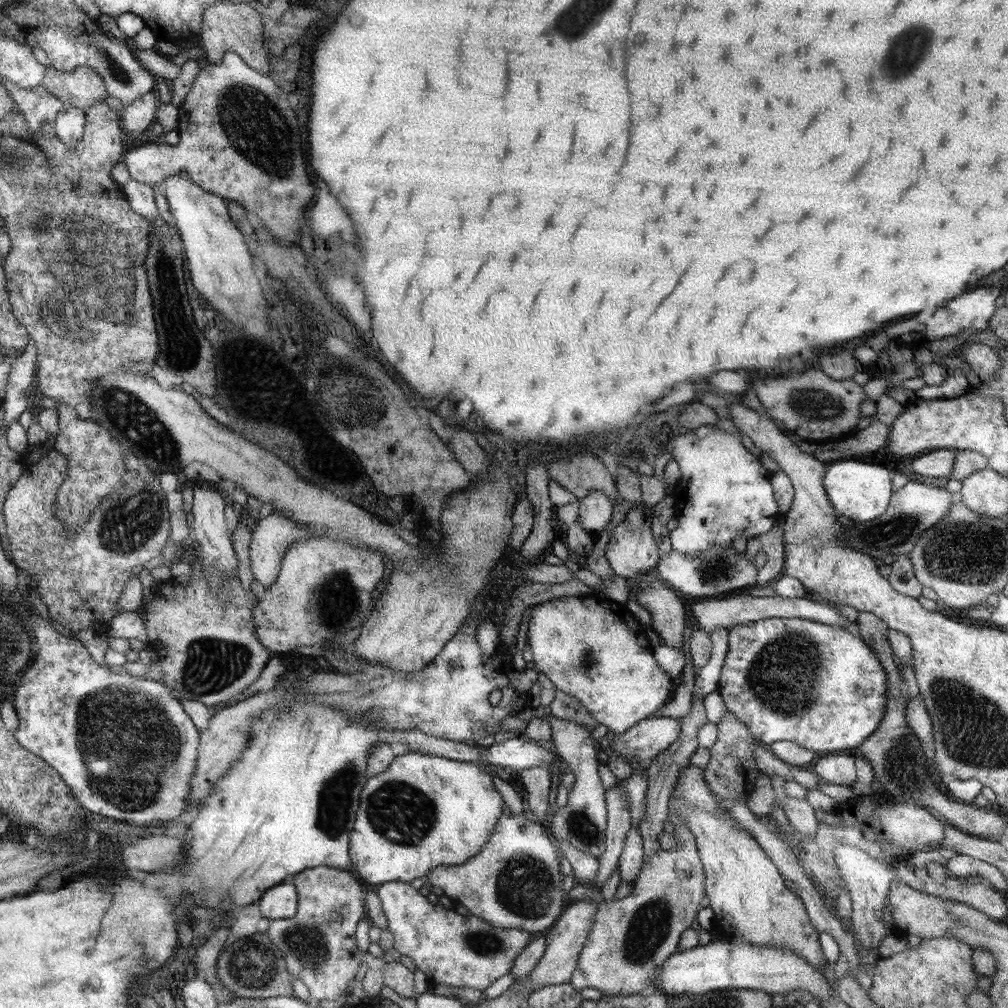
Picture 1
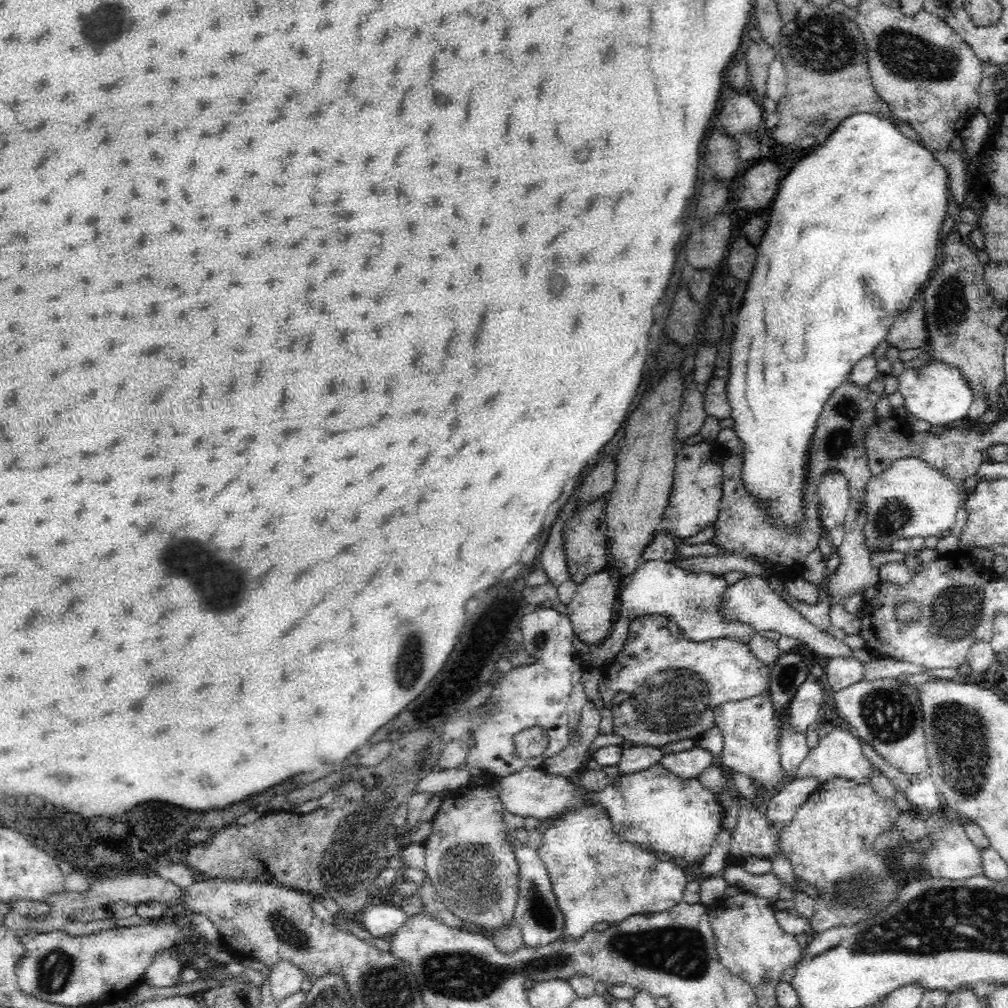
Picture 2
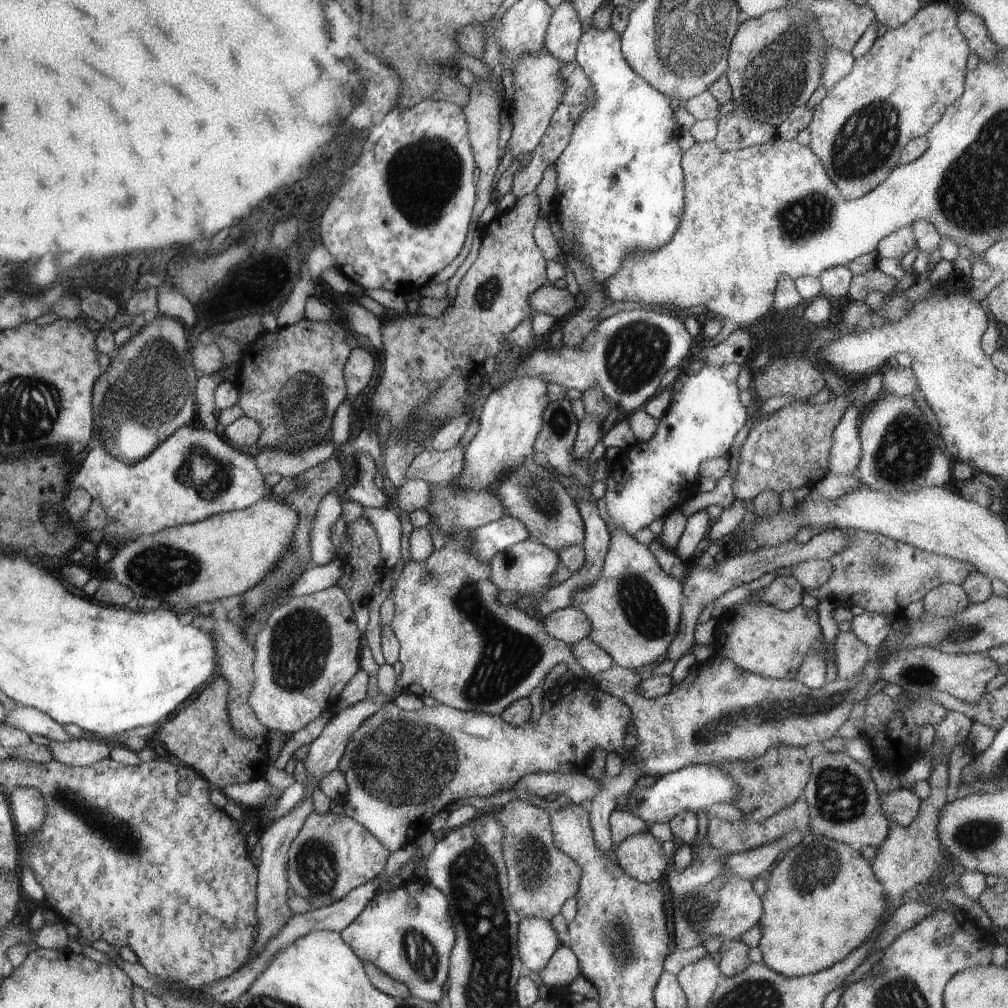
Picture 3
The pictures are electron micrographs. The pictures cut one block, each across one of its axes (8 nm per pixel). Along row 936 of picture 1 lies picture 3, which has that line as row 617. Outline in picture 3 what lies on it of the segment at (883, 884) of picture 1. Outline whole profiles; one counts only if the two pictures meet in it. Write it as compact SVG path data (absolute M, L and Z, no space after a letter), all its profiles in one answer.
M863 612L851 620L851 632L873 652L881 648L881 644L889 638L893 628L885 616L875 612Z

